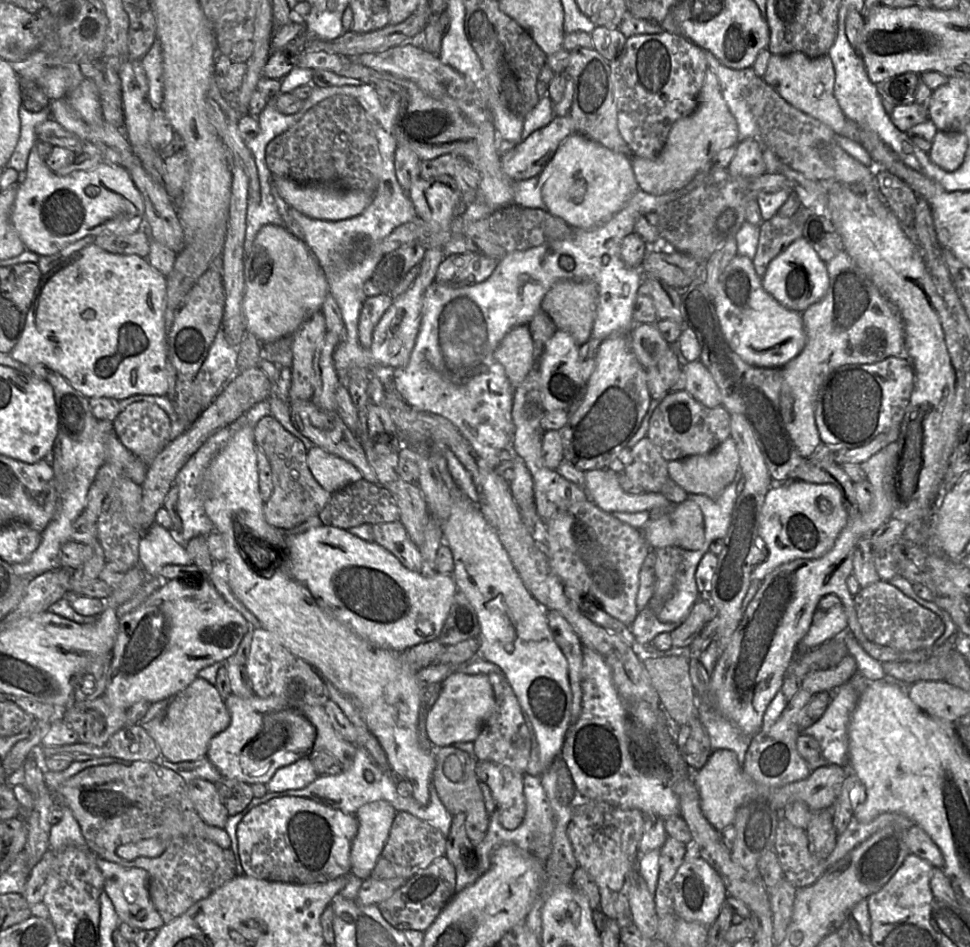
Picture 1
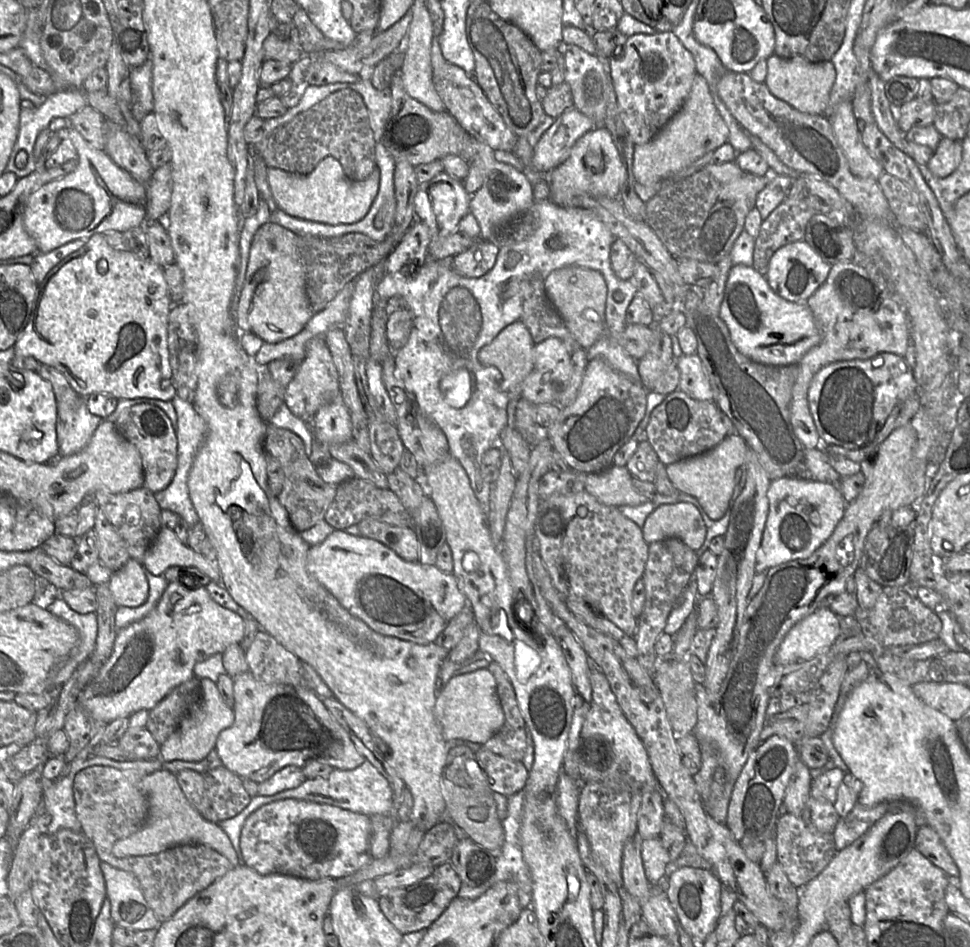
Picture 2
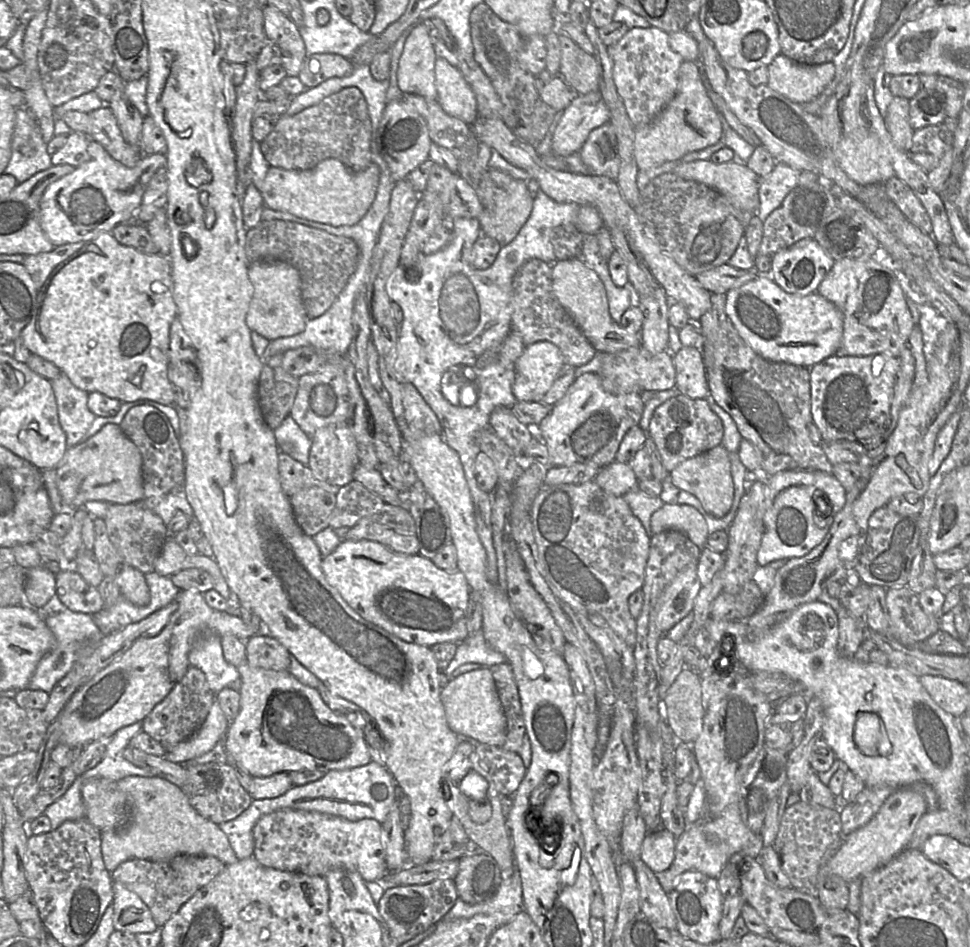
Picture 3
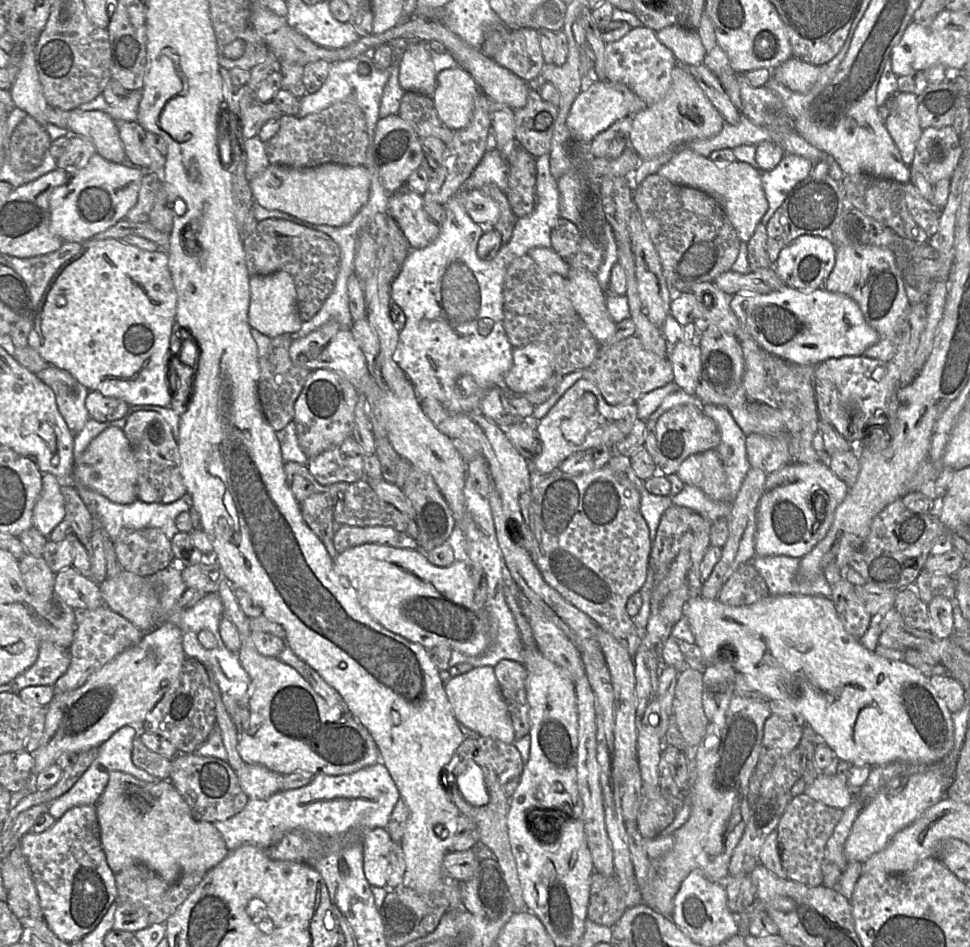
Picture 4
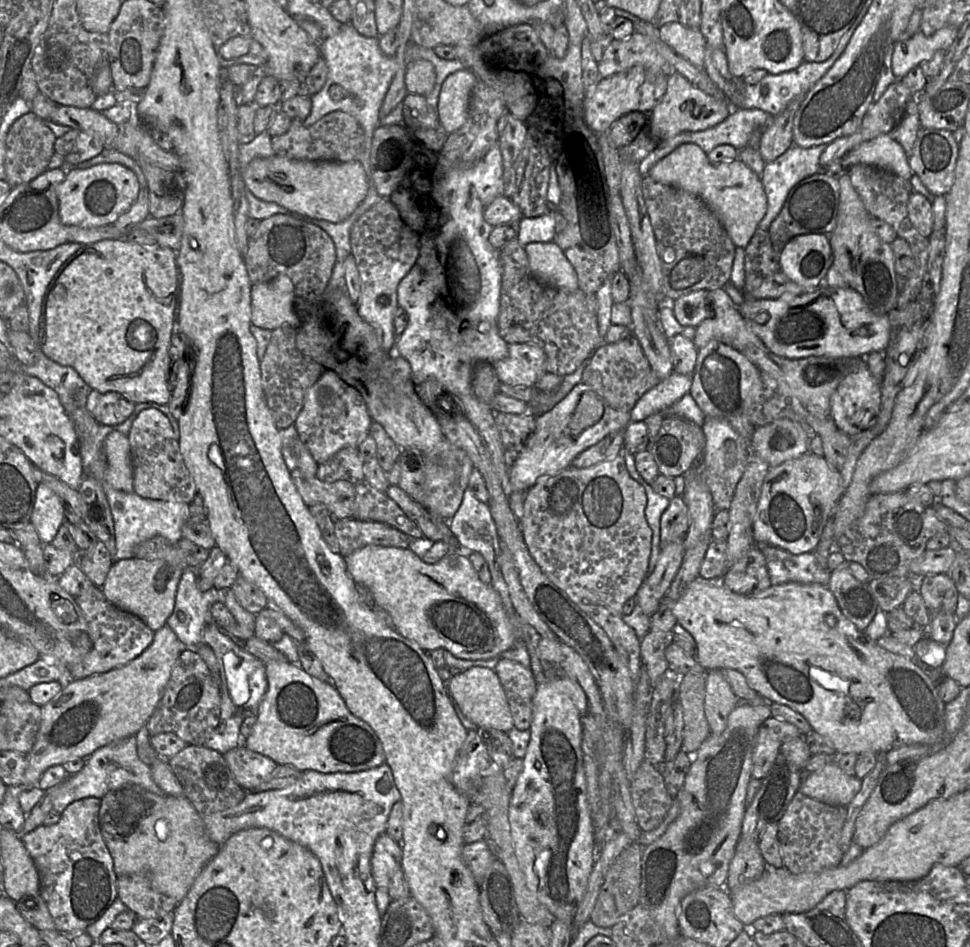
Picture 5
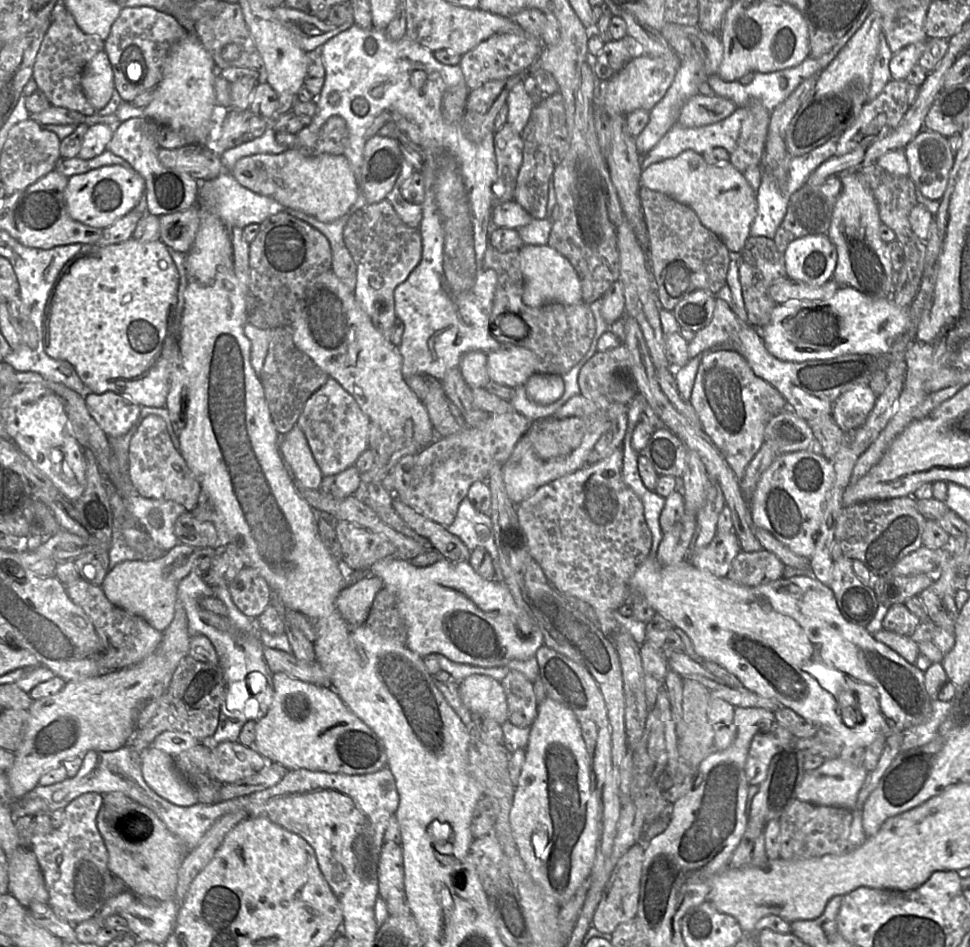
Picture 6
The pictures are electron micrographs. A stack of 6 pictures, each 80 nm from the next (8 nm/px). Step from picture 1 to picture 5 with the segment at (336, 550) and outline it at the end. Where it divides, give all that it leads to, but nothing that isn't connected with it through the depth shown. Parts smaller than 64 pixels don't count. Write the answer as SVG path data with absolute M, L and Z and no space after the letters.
M376 545L365 546L350 555L346 556L345 565L347 572L362 589L366 589L373 600L373 607L378 608L390 615L394 629L403 637L415 641L424 651L442 649L445 650L459 659L465 660L489 660L497 657L501 653L513 647L519 637L519 629L516 628L513 620L511 620L509 614L505 610L499 594L494 590L491 583L489 585L483 583L475 570L471 562L467 557L467 553L461 552L458 549L454 549L449 555L442 558L439 562L433 565L426 564L421 559L420 549L398 549L393 547L381 547Z

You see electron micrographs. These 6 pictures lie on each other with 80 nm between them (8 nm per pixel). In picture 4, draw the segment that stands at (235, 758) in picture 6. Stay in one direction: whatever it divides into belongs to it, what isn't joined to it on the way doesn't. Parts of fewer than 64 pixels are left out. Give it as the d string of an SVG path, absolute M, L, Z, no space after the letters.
M244 763L236 775L249 799L264 800L282 788L283 775L258 764Z

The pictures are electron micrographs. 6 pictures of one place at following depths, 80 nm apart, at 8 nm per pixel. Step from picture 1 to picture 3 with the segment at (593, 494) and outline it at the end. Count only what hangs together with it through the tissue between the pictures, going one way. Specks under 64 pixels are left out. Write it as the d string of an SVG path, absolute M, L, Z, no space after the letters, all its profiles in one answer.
M613 461L599 470L594 482L606 493L623 497L638 488L638 479L627 463Z

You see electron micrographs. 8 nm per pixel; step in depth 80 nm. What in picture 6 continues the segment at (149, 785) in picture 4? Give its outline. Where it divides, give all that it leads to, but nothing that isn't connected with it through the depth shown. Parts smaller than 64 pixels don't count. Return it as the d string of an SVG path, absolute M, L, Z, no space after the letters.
M121 792L103 795L97 826L108 851L108 867L136 896L175 900L178 871L188 850L149 808Z

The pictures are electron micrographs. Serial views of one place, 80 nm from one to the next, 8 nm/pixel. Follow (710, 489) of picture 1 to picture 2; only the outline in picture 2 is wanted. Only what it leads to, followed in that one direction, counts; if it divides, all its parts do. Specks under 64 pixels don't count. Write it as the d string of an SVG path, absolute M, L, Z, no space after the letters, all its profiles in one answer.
M738 433L729 434L717 446L702 454L684 458L666 466L668 477L679 492L695 497L713 520L724 516L731 500L735 474L744 465L749 446Z

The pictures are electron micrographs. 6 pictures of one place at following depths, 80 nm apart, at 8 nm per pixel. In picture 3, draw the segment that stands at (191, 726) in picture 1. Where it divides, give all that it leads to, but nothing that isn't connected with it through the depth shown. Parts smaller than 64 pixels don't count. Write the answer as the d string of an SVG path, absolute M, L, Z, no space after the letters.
M217 700L203 724L186 740L167 751L164 757L174 763L186 763L204 755L222 739L230 725Z

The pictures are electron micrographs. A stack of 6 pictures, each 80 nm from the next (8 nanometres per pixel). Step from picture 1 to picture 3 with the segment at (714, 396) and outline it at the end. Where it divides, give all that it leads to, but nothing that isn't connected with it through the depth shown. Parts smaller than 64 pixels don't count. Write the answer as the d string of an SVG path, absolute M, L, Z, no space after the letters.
M683 346L678 352L672 353L672 360L676 370L675 388L679 393L691 399L709 398L707 373L701 348L698 348L697 346Z

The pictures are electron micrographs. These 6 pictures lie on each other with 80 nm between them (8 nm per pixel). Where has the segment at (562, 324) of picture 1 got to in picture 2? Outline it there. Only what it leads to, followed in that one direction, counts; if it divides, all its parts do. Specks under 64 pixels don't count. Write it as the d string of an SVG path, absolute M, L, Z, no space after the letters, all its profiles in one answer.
M578 266L554 270L545 279L545 292L566 327L583 349L587 350L605 335L607 286L598 271Z

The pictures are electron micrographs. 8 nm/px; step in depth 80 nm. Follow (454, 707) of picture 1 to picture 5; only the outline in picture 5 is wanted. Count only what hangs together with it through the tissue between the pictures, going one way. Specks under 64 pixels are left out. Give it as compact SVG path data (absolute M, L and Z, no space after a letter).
M475 667L463 671L450 678L447 692L463 715L477 727L491 727L505 733L514 727L506 694L494 670Z

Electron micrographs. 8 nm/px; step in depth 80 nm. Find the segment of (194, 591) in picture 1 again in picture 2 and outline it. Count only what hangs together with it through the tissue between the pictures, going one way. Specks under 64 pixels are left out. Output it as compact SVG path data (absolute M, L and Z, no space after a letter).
M169 582L148 615L117 631L112 655L82 690L79 703L94 719L107 724L117 718L130 717L139 710L150 711L172 689L195 677L196 663L213 654L223 653L231 644L240 643L244 632L244 619L215 602L206 587L190 590L178 582Z

